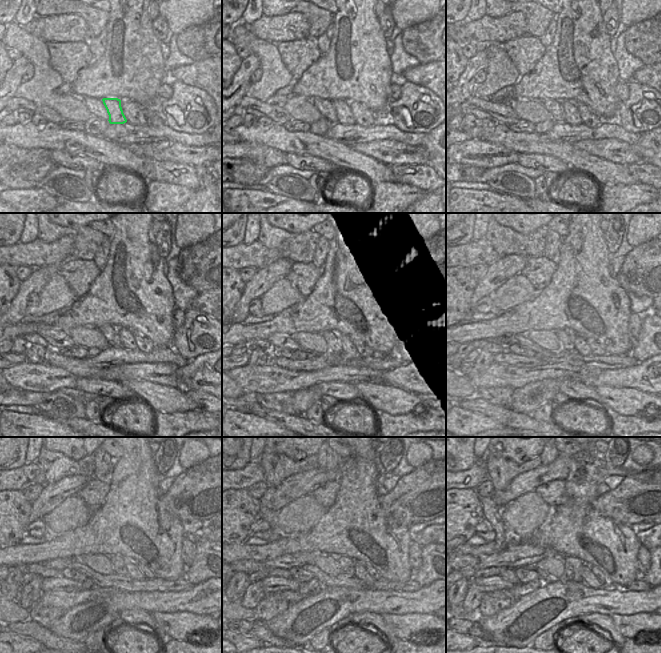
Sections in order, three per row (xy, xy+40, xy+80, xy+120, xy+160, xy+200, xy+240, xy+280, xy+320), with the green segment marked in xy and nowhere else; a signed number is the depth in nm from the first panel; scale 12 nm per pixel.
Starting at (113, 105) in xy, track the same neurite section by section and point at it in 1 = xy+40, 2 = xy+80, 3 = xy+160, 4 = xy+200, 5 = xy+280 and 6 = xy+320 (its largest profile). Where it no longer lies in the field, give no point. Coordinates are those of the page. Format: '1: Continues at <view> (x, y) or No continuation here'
1: Continues at xy+40 (344, 115)
2: Continues at xy+80 (572, 115)
3: Continues at xy+160 (349, 351)
4: Continues at xy+200 (581, 346)
5: Continues at xy+280 (361, 573)
6: Continues at xy+320 (589, 578).

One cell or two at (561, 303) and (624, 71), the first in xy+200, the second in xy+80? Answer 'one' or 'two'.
two

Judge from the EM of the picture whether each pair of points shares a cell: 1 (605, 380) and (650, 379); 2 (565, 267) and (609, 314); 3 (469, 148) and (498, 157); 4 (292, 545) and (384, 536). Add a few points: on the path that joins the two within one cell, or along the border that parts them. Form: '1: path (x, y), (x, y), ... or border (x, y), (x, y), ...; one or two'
1: path (616, 379), (639, 379); one
2: path (577, 279), (583, 283), (583, 288), (597, 302); one
3: path (475, 155), (481, 159), (491, 159); one
4: path (315, 540), (340, 532), (349, 526), (361, 527); one

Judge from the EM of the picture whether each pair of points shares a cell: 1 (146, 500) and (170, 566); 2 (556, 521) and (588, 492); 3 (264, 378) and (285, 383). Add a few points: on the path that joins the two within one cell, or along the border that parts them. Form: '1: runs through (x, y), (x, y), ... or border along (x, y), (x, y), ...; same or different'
1: runs through (146, 516), (146, 530), (155, 539), (160, 550); same
2: runs through (564, 516), (580, 500); same
3: runs through (269, 379), (280, 380); same

